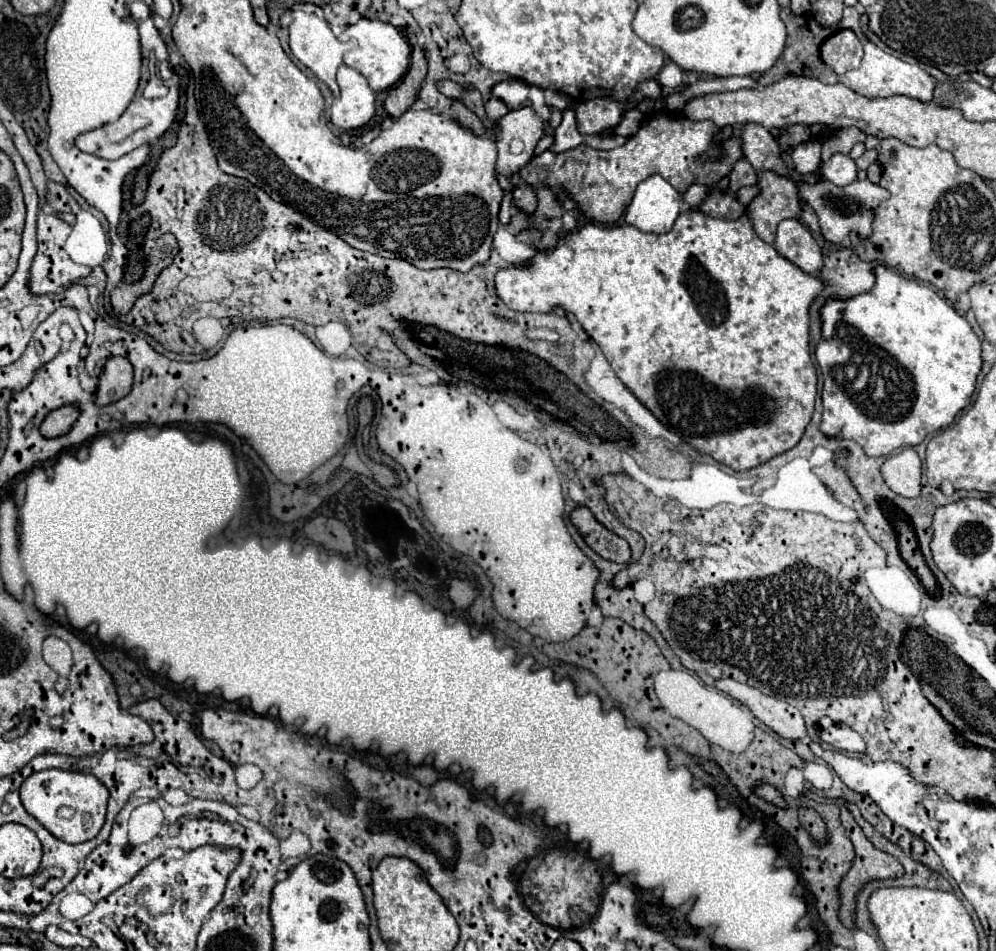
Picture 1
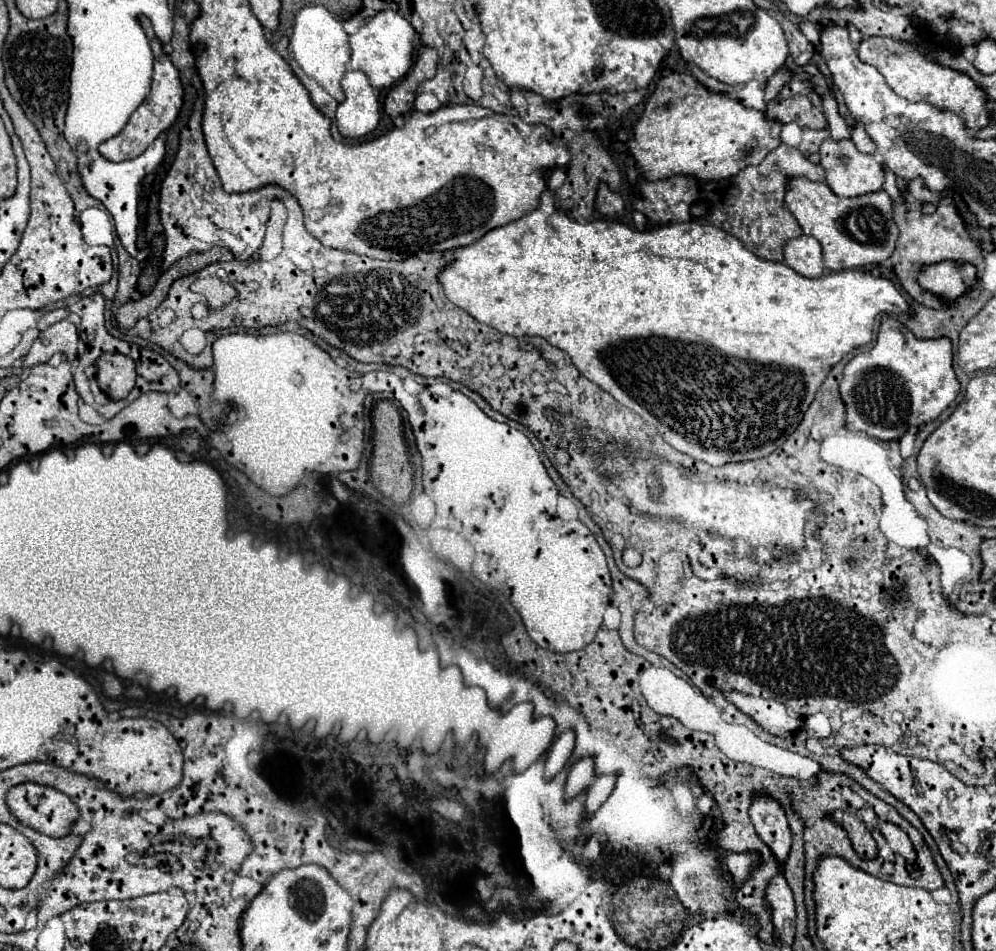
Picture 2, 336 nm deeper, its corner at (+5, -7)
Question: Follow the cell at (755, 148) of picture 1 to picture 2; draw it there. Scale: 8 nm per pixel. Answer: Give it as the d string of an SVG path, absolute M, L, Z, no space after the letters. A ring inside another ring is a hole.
M793 178L785 194L785 204L797 218L803 234L813 236L821 242L823 260L829 270L881 264L895 250L899 228L893 222L893 202L885 190L857 198L839 198L825 182Z

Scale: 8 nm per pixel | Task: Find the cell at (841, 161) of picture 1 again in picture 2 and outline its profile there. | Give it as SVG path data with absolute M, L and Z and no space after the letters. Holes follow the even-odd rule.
M827 138L821 144L821 166L825 168L825 176L827 176L827 184L829 188L843 198L853 198L853 196L863 196L863 194L871 194L881 190L883 182L885 182L885 166L881 162L875 160L875 156L871 154L863 154L855 148L853 140L833 140Z

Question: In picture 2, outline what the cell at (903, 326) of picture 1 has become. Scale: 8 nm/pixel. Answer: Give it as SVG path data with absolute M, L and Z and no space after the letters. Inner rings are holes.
M885 316L873 350L857 354L843 370L841 398L847 406L847 428L867 432L879 440L899 440L909 426L921 426L935 420L957 396L959 382L953 372L953 350L949 338L917 340L903 324Z

